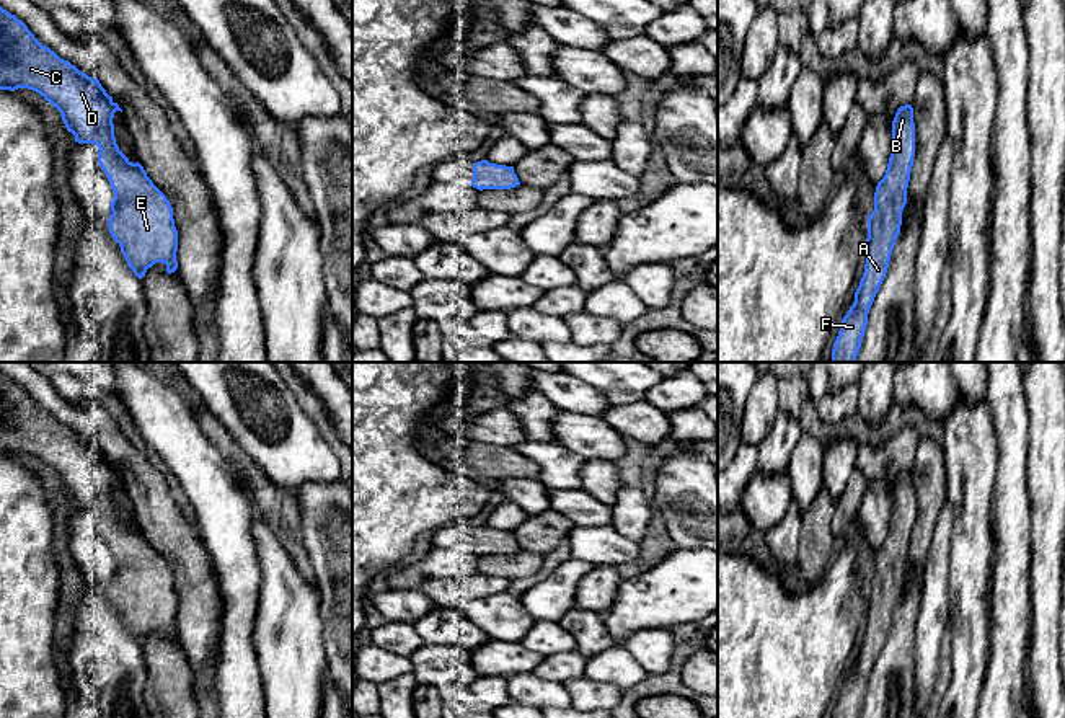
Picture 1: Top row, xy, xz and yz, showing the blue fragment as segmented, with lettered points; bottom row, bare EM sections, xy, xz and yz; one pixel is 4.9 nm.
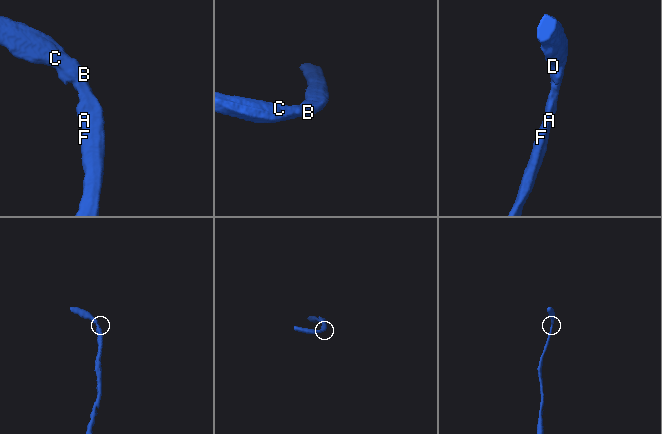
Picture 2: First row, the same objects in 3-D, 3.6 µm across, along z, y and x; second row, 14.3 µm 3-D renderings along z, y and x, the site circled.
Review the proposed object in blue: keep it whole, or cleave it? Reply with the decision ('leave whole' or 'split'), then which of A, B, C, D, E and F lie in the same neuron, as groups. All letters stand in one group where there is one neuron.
leave whole; groups A B C D E F

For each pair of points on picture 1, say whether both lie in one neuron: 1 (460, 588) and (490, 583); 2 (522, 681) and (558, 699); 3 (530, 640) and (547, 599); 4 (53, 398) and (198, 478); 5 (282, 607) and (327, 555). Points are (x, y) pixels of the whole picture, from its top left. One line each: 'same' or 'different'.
1: same
2: same
3: different
4: different
5: different

